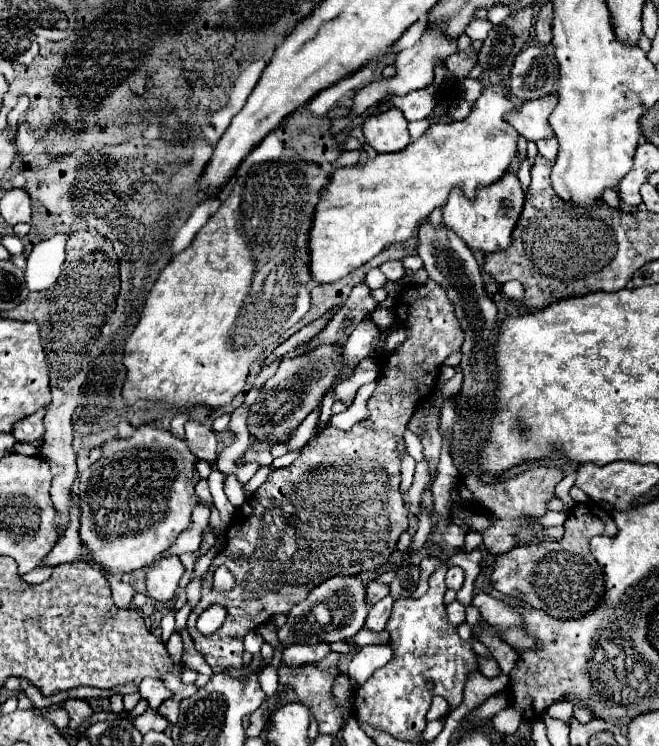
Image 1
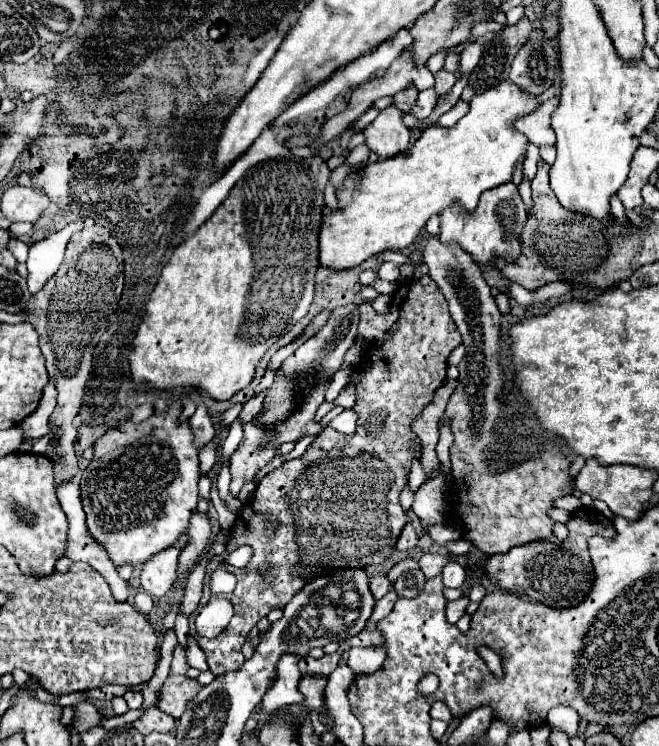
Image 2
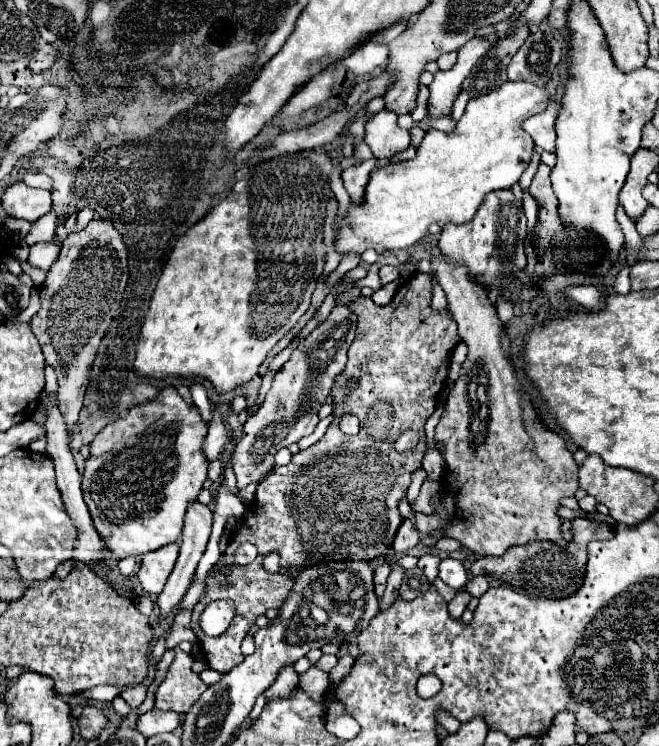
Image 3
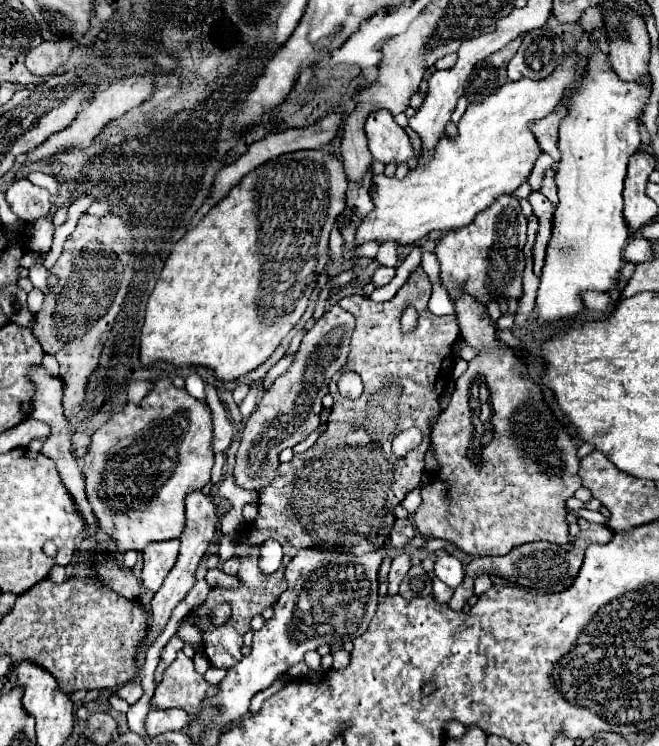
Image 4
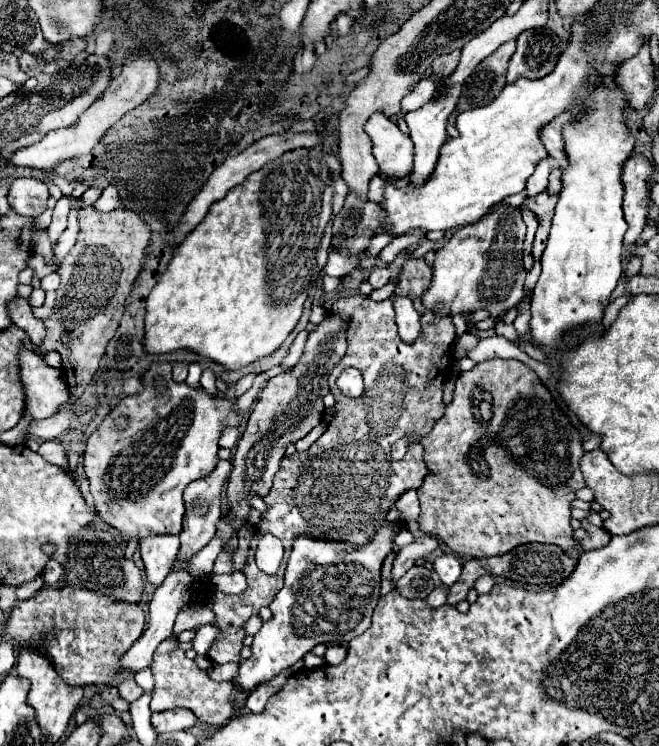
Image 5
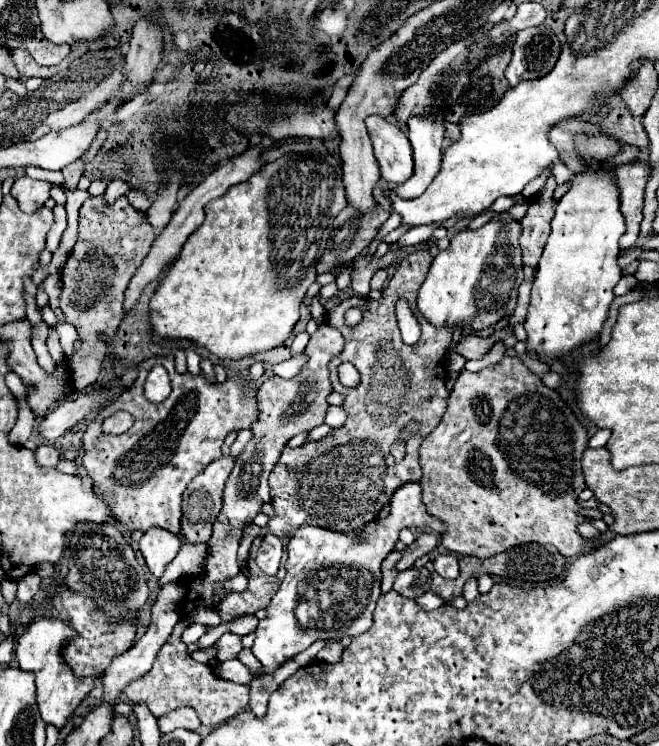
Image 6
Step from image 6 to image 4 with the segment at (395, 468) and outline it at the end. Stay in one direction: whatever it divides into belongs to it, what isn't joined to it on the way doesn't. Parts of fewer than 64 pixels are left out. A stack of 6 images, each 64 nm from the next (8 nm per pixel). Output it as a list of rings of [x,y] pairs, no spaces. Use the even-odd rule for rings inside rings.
[[[418,266],[410,272],[404,286],[398,294],[384,304],[372,304],[366,296],[346,296],[338,302],[340,308],[348,310],[356,318],[356,328],[350,342],[350,354],[344,364],[346,370],[354,370],[362,376],[364,394],[358,400],[348,400],[338,394],[336,382],[338,374],[330,380],[330,394],[334,396],[332,414],[328,418],[326,432],[318,438],[318,442],[302,452],[294,454],[290,462],[278,466],[276,478],[270,486],[260,492],[260,508],[258,518],[252,522],[252,528],[240,536],[240,542],[262,544],[268,538],[278,540],[284,546],[286,556],[292,556],[298,548],[330,548],[330,550],[348,550],[352,554],[372,552],[382,546],[390,534],[394,524],[394,508],[402,502],[402,498],[422,484],[424,456],[428,450],[426,438],[424,442],[408,452],[404,458],[396,458],[390,450],[392,440],[408,428],[420,428],[424,436],[430,436],[430,418],[440,414],[440,396],[446,386],[448,368],[454,364],[454,342],[460,336],[456,316],[434,316],[428,310],[428,300],[432,294],[432,282],[428,274]],[[406,304],[412,304],[418,310],[420,324],[412,334],[402,334],[400,330],[400,314]]]

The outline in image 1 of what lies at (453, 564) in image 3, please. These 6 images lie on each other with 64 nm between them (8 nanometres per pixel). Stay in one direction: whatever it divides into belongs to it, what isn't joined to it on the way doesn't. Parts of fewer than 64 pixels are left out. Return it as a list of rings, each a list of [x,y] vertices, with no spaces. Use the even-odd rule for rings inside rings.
[[[450,566],[446,572],[446,586],[452,590],[460,590],[464,582],[464,570],[460,566]]]

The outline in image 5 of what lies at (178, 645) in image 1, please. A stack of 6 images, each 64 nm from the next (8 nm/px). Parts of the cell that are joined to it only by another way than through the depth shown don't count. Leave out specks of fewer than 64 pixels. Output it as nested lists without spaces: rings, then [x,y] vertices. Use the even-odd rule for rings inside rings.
[[[170,636],[164,640],[158,650],[154,652],[152,660],[152,676],[154,676],[154,690],[152,690],[152,702],[150,708],[152,712],[162,712],[162,710],[172,710],[172,708],[188,708],[192,710],[200,722],[210,724],[210,726],[220,726],[226,724],[236,710],[246,706],[246,692],[236,688],[232,682],[216,682],[208,676],[206,670],[200,670],[194,660],[190,660],[184,650],[176,644],[178,638]]]

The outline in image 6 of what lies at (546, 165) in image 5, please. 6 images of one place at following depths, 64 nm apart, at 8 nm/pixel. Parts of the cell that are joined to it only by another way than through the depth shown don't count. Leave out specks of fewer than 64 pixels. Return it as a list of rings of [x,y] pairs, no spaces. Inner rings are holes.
[[[546,168],[546,170],[536,178],[536,180],[532,180],[532,182],[522,190],[522,196],[524,196],[524,198],[532,198],[532,196],[536,196],[536,192],[544,186],[546,178],[548,178],[548,168]]]

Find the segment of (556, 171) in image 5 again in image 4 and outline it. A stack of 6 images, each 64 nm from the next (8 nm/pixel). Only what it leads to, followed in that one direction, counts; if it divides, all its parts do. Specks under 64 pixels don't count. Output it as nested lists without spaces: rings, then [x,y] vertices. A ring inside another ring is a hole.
[[[548,170],[546,172],[546,180],[544,180],[544,186],[540,188],[540,192],[556,206],[558,204],[558,188],[556,188],[556,182],[554,182],[554,170]]]

